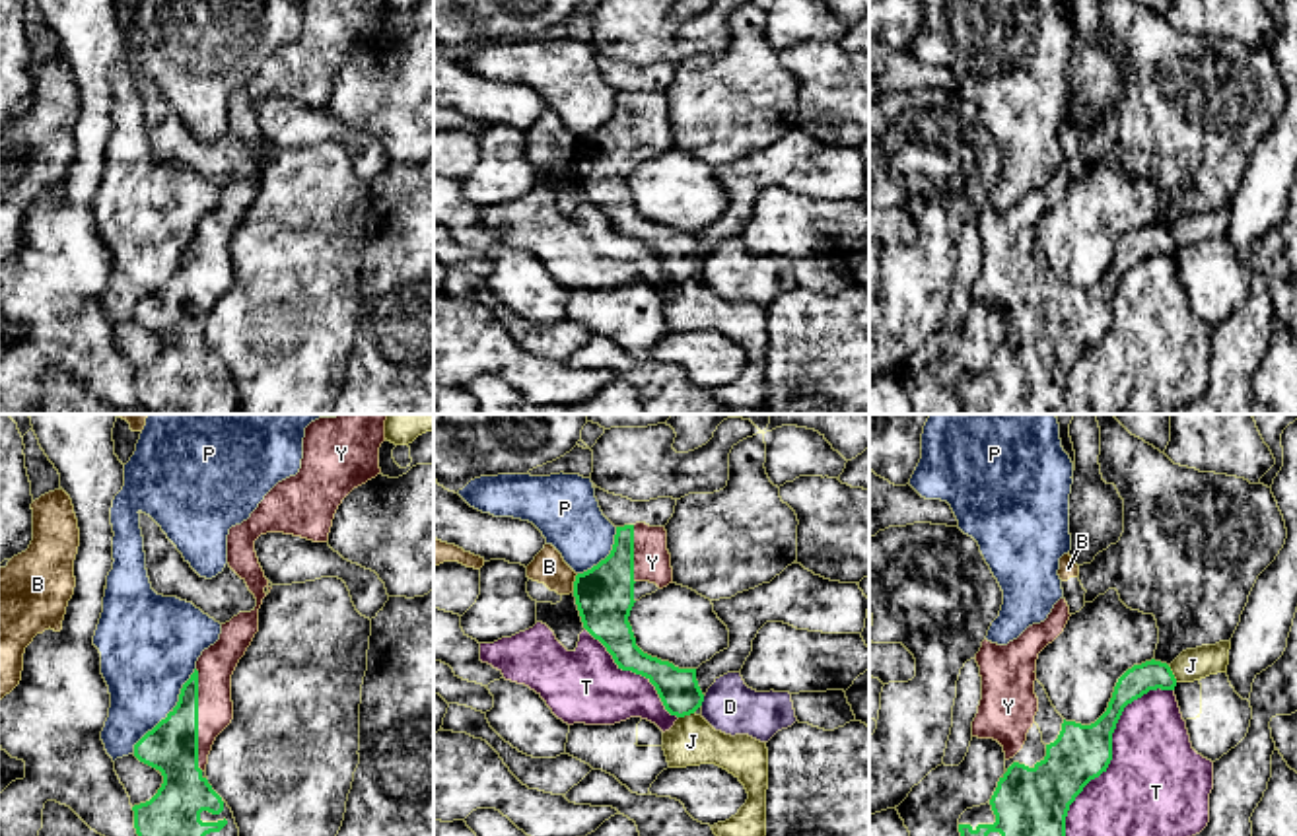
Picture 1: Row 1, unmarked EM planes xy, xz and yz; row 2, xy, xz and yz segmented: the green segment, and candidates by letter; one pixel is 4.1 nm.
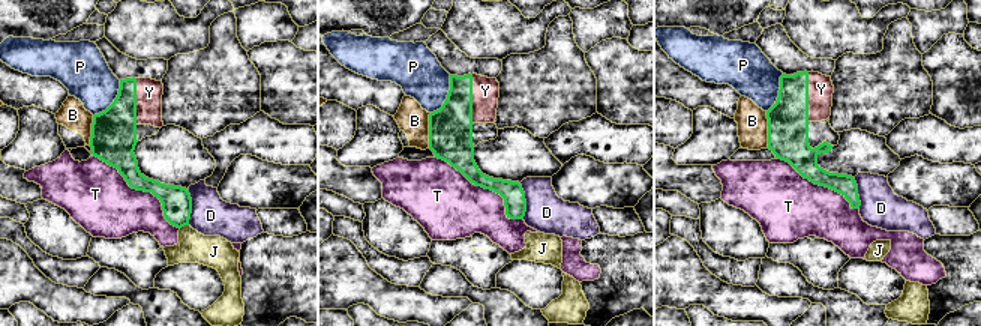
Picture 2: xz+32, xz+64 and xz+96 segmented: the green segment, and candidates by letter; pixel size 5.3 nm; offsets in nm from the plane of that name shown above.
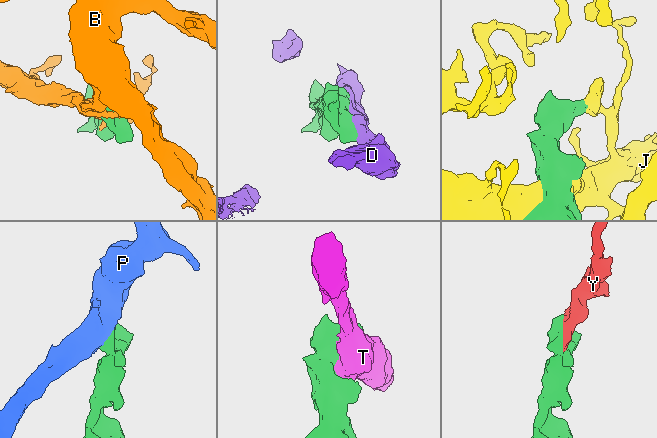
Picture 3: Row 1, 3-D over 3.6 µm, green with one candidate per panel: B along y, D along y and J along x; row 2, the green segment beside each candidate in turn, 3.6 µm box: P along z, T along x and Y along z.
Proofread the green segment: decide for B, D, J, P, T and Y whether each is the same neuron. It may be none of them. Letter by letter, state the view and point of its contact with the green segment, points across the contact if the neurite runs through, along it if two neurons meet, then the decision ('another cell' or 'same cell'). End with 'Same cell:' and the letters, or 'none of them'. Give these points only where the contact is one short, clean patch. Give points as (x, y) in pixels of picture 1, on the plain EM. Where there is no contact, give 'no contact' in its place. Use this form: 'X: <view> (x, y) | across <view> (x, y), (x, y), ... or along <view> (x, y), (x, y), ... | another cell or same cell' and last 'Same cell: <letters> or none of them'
B: xz (574, 146) | another cell
D: xz (702, 265) | another cell
J: yz (1171, 238) | another cell
P: xy (170, 277) | another cell
T: yz (1111, 319) | another cell
Y: xy (197, 284) | same cell
Same cell: Y

